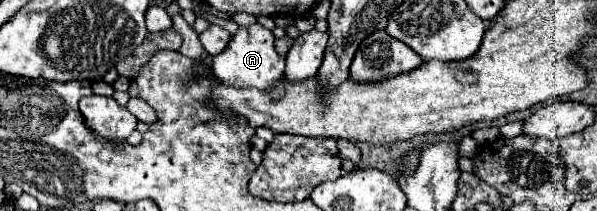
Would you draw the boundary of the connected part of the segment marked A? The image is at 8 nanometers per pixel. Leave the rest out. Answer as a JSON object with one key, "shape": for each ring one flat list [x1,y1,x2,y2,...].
{"shape":[[262,25,240,27,236,35,232,35,228,47,212,59,212,71,216,79,226,87,248,89,254,87,258,91,272,91,274,85,284,77,284,59,274,49,274,35]]}

